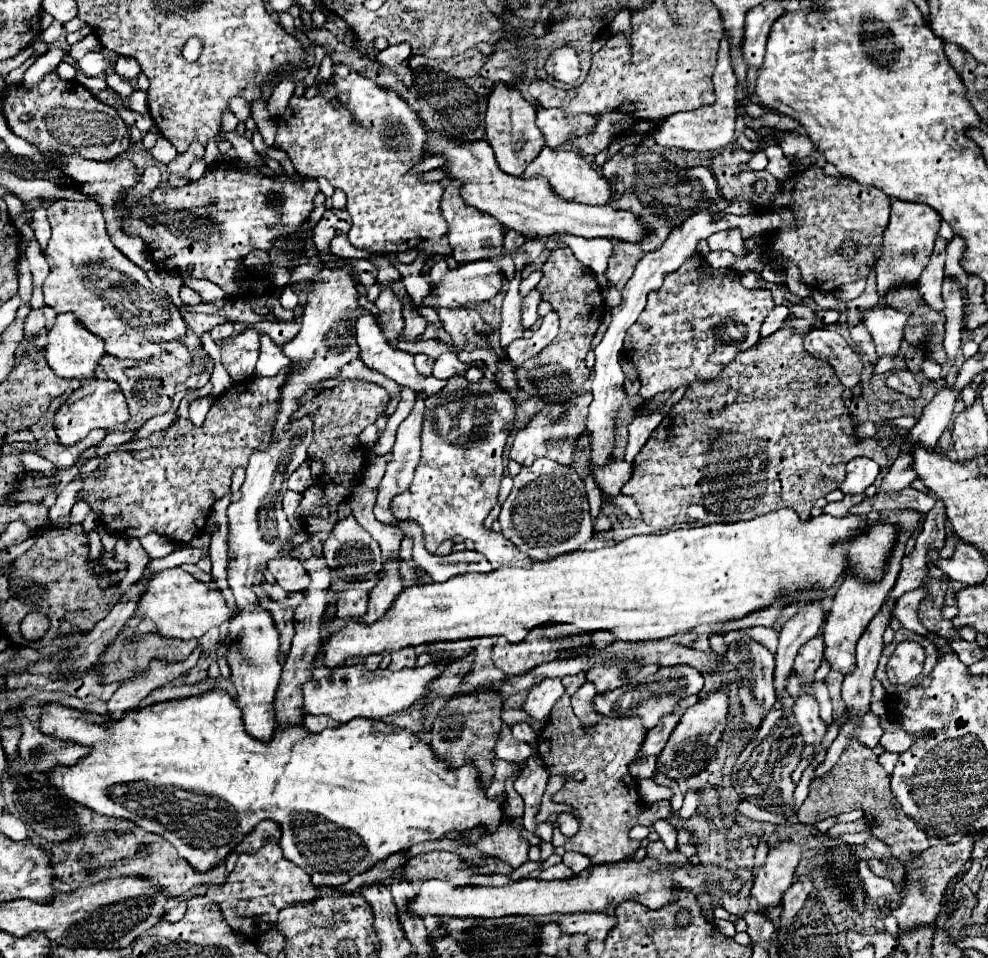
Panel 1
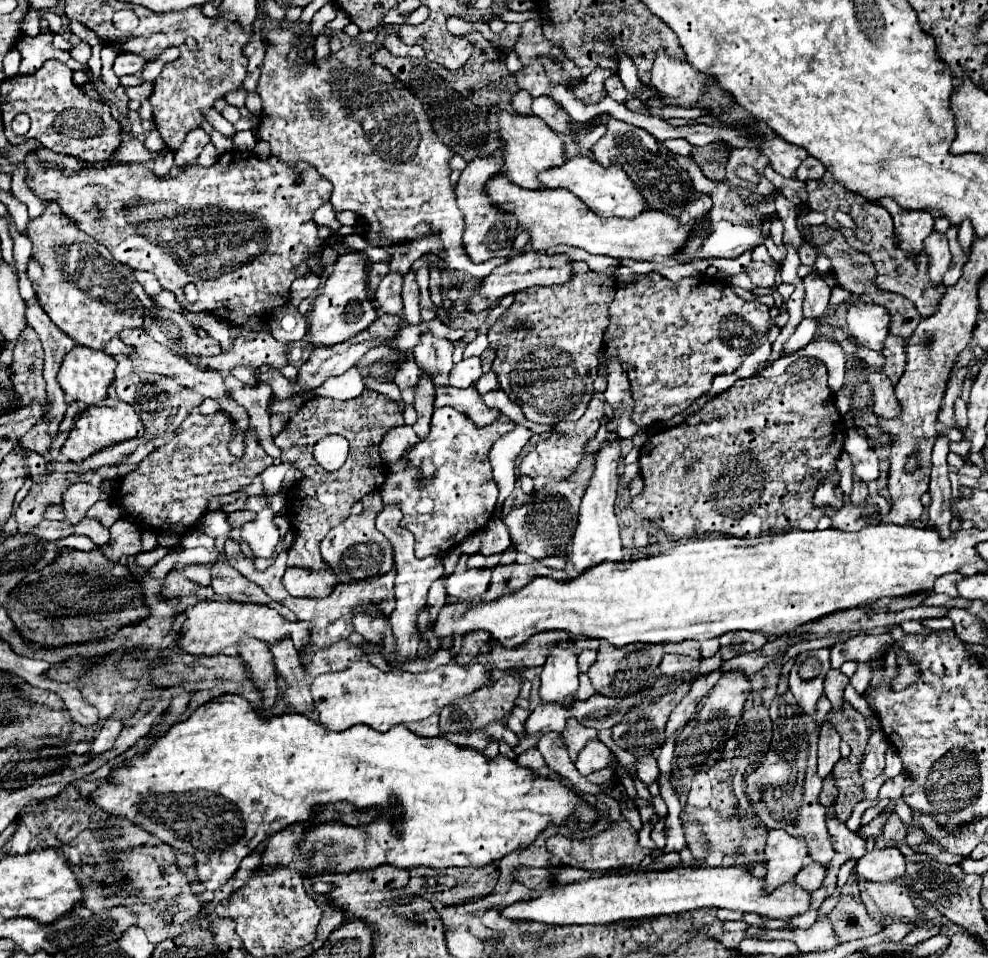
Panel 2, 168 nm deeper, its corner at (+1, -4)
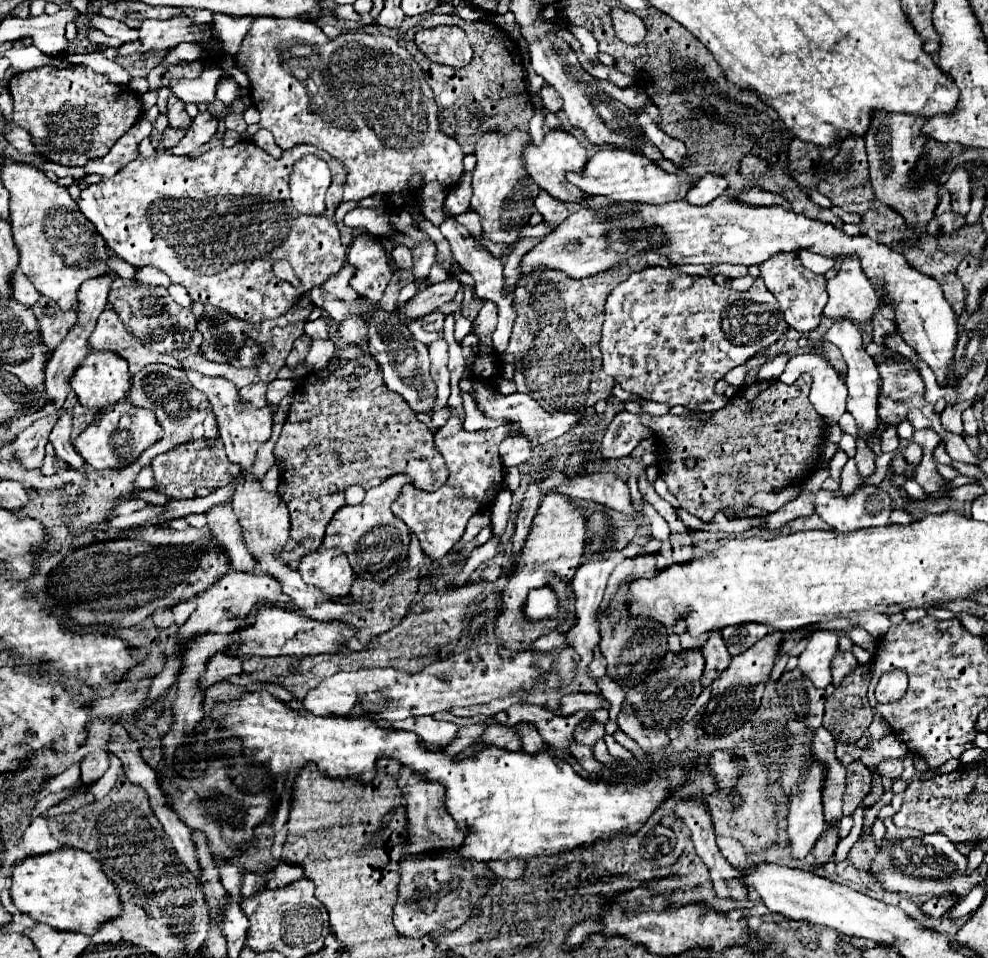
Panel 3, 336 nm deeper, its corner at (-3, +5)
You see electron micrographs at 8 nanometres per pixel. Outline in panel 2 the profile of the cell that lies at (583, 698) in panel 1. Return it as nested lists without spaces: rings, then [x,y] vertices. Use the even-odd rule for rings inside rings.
[[[579,674],[579,690],[575,692],[575,696],[577,698],[589,698],[589,696],[593,696],[595,694],[595,688],[591,686],[591,682],[589,682],[589,678],[587,678],[587,674]]]

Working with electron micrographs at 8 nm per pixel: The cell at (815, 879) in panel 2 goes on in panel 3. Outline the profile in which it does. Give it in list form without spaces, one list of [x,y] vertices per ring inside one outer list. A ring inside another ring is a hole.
[[[831,825],[831,827],[827,827],[825,833],[817,839],[817,843],[815,843],[815,861],[817,861],[819,865],[825,865],[827,859],[835,853],[835,847],[837,847],[837,841],[839,841],[837,829],[839,829],[837,825]]]

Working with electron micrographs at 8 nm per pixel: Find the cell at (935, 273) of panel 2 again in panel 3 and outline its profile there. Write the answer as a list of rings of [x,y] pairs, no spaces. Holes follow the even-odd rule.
[[[945,213],[945,215],[937,215],[929,221],[927,225],[927,233],[929,235],[949,235],[953,231],[957,231],[959,227],[965,225],[965,217],[963,215],[955,215],[955,213]]]

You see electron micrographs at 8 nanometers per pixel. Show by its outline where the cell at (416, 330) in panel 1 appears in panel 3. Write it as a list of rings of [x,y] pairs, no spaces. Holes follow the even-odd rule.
[[[425,239],[425,241],[421,241],[415,247],[415,251],[413,251],[413,259],[415,259],[413,273],[417,277],[417,283],[421,283],[421,281],[427,279],[429,269],[431,269],[431,265],[435,261],[435,253],[437,253],[437,247],[435,247],[433,239]]]

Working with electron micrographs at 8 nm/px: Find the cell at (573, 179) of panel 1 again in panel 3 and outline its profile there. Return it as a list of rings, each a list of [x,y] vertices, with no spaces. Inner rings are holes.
[[[601,149],[597,151],[583,169],[583,175],[567,175],[569,183],[583,189],[587,195],[605,195],[615,203],[651,203],[661,205],[669,201],[685,199],[687,191],[693,187],[693,181],[685,181],[673,173],[663,171],[651,159],[629,149]]]

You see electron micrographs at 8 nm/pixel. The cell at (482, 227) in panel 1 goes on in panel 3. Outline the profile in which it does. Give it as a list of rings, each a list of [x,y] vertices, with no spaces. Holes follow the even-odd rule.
[[[487,131],[477,141],[477,167],[473,171],[473,197],[471,209],[479,213],[483,223],[483,239],[501,241],[501,243],[517,243],[517,235],[521,227],[529,221],[535,211],[533,199],[539,193],[539,185],[527,175],[523,163],[523,147],[531,143],[529,131],[511,131],[497,133]]]

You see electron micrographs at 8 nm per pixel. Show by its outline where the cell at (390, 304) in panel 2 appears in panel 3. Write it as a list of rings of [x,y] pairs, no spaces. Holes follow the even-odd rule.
[[[397,245],[393,251],[391,251],[391,259],[395,261],[395,265],[399,267],[399,269],[411,269],[413,267],[413,263],[411,263],[411,249],[407,249],[407,247],[403,247],[403,245]]]

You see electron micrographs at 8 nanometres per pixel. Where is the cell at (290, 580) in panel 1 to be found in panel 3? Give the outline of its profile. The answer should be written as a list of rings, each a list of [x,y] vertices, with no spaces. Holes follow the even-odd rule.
[[[325,549],[305,555],[297,567],[303,581],[329,595],[349,595],[353,569],[341,549]]]

